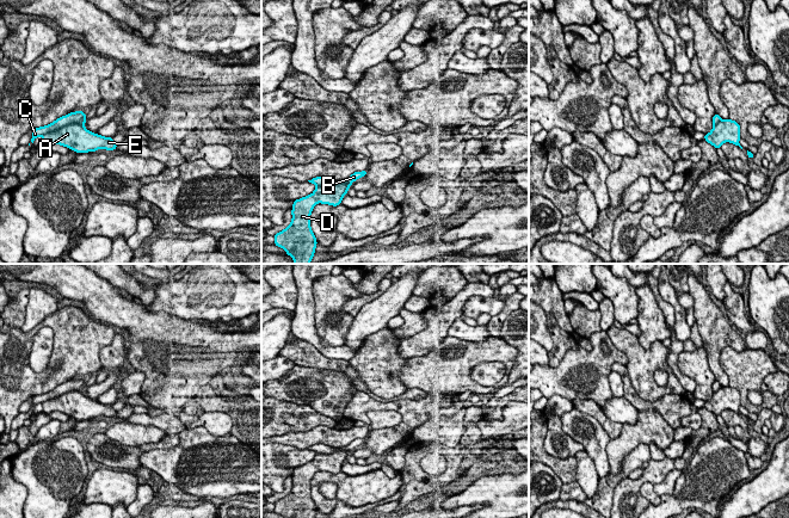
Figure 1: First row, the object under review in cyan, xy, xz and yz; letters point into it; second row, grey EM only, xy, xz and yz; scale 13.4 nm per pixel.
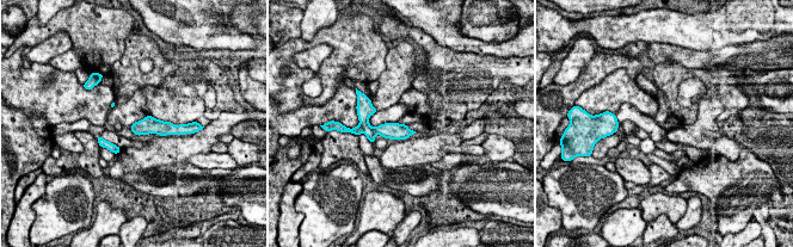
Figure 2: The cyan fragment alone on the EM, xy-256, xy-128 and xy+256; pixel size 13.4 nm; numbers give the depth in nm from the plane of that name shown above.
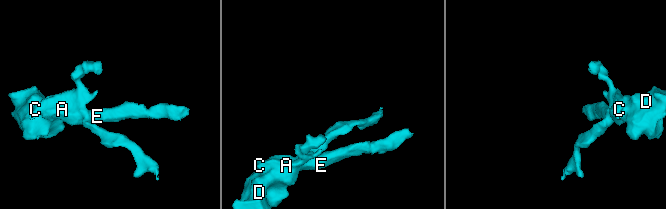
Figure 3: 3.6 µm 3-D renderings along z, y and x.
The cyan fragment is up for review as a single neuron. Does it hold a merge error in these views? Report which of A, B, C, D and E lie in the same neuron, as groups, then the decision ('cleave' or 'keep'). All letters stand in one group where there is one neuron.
groups A D E / B C; cleave

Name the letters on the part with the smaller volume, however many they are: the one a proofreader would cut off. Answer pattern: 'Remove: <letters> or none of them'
Remove: B, C

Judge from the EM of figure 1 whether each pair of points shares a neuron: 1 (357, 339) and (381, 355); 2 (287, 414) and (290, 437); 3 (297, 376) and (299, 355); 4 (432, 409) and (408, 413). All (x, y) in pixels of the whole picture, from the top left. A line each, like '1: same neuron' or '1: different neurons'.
1: different neurons
2: different neurons
3: different neurons
4: same neuron

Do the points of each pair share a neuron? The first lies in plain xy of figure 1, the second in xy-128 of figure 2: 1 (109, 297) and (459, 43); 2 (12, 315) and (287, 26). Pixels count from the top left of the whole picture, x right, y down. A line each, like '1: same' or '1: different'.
1: different
2: same

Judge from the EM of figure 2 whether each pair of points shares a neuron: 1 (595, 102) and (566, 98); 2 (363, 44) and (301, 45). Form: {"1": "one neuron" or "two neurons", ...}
{"1": "two neurons", "2": "one neuron"}

